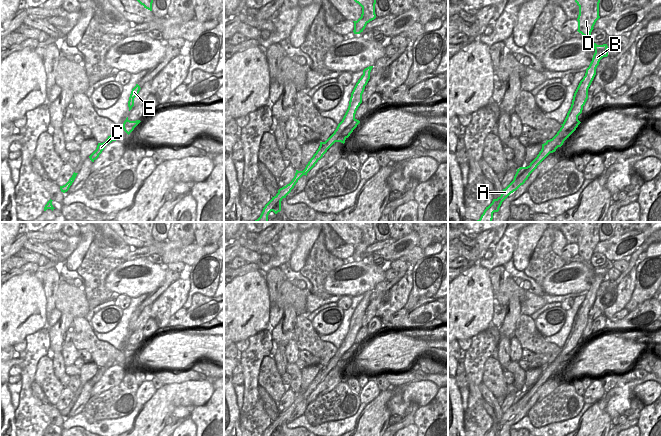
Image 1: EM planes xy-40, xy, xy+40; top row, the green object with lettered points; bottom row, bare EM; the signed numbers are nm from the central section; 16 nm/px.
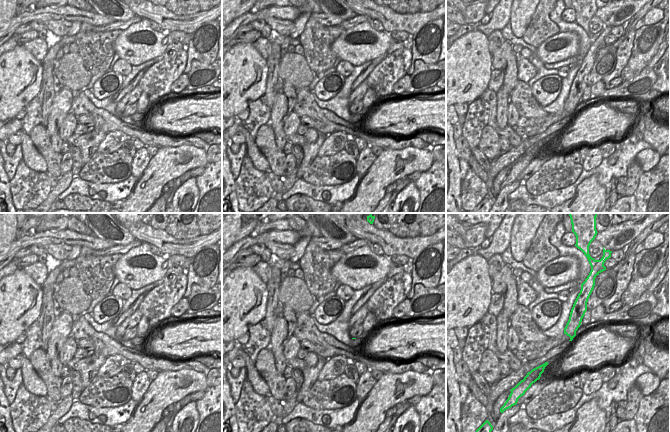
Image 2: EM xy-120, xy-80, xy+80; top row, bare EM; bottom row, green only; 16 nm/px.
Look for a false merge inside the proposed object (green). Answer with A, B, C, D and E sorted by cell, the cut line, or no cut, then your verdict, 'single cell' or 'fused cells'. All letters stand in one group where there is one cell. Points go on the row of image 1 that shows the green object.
A B C D E | no cut | single cell

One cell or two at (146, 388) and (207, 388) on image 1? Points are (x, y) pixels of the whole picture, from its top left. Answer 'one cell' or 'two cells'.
two cells

